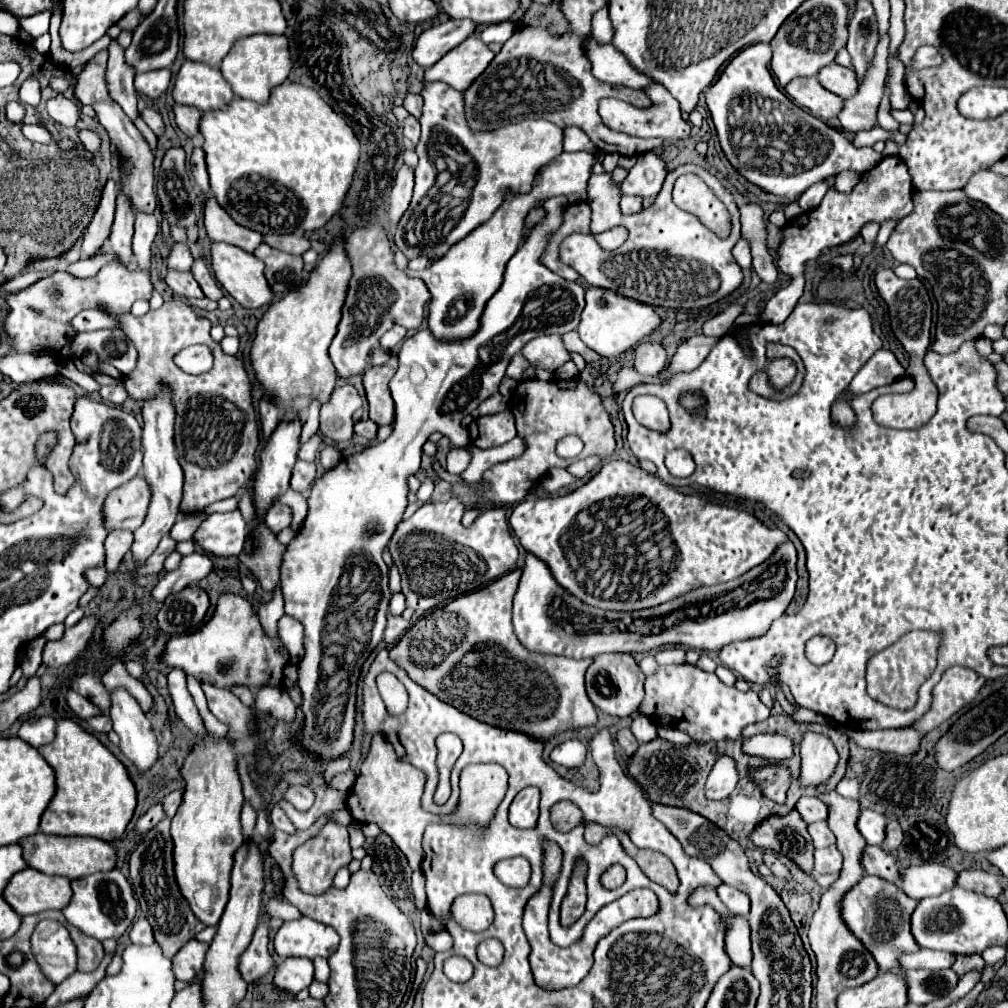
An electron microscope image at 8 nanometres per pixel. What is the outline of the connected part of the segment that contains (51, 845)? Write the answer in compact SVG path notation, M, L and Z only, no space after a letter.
M34 834L30 838L20 840L24 846L24 858L28 858L28 866L44 872L44 874L58 874L68 880L78 880L88 874L108 872L116 866L118 852L112 844L98 840L98 838L84 838L84 836L48 836L48 834Z

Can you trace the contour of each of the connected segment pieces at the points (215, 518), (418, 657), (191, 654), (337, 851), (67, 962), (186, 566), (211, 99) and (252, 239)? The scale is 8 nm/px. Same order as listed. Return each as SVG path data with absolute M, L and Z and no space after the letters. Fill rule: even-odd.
M240 510L210 514L194 532L194 544L220 558L236 558L244 550L246 522Z
M516 568L504 574L502 578L490 582L486 588L460 596L444 604L442 608L436 608L428 618L418 620L404 634L404 638L390 650L390 658L400 668L404 668L406 674L416 684L432 692L442 702L472 716L474 720L480 720L496 728L516 730L534 740L546 742L560 732L590 728L596 724L598 712L594 704L588 700L584 690L584 672L592 660L586 658L576 662L572 658L538 654L530 652L520 644L512 628L512 598L518 588L520 574L522 570Z
M222 594L212 620L194 634L172 636L158 662L168 668L182 668L186 674L220 688L228 688L236 682L244 686L278 686L284 678L282 670L288 662L288 652L280 638L272 640L264 634L248 600L236 594Z
M330 822L324 826L324 830L316 838L312 838L306 844L296 848L296 852L294 852L294 874L298 878L300 888L304 888L306 894L322 894L324 890L330 888L334 874L342 866L350 864L350 860L352 860L352 854L350 854L350 844L348 844L348 830Z
M42 920L32 934L32 954L42 974L60 984L76 972L76 946L58 920Z
M194 552L190 556L182 558L180 568L176 568L174 572L166 572L164 578L160 578L160 582L152 588L152 598L158 602L164 602L164 598L168 594L176 594L180 590L184 590L190 584L200 582L202 578L206 578L212 570L212 560L208 554L204 552Z
M192 60L182 64L172 96L178 104L194 106L204 112L222 110L234 100L234 92L218 68Z
M214 198L206 202L204 224L206 224L206 232L212 242L228 242L246 252L256 250L262 242L260 234L232 222L232 218L228 218L228 214L220 208L220 204Z

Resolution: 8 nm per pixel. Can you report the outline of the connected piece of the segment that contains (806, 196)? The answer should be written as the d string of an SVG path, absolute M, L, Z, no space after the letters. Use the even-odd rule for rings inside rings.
M816 182L814 186L810 186L810 188L798 198L800 208L802 208L804 212L814 210L814 208L822 202L822 198L824 198L826 192L828 192L828 184L826 184L826 182Z

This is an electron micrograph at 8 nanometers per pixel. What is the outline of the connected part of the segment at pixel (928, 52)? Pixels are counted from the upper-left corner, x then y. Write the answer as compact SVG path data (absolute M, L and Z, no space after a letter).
M922 46L920 50L916 50L914 62L912 62L912 66L914 66L916 70L920 70L920 68L940 66L940 64L942 64L942 56L940 56L938 50L932 48L932 46Z

